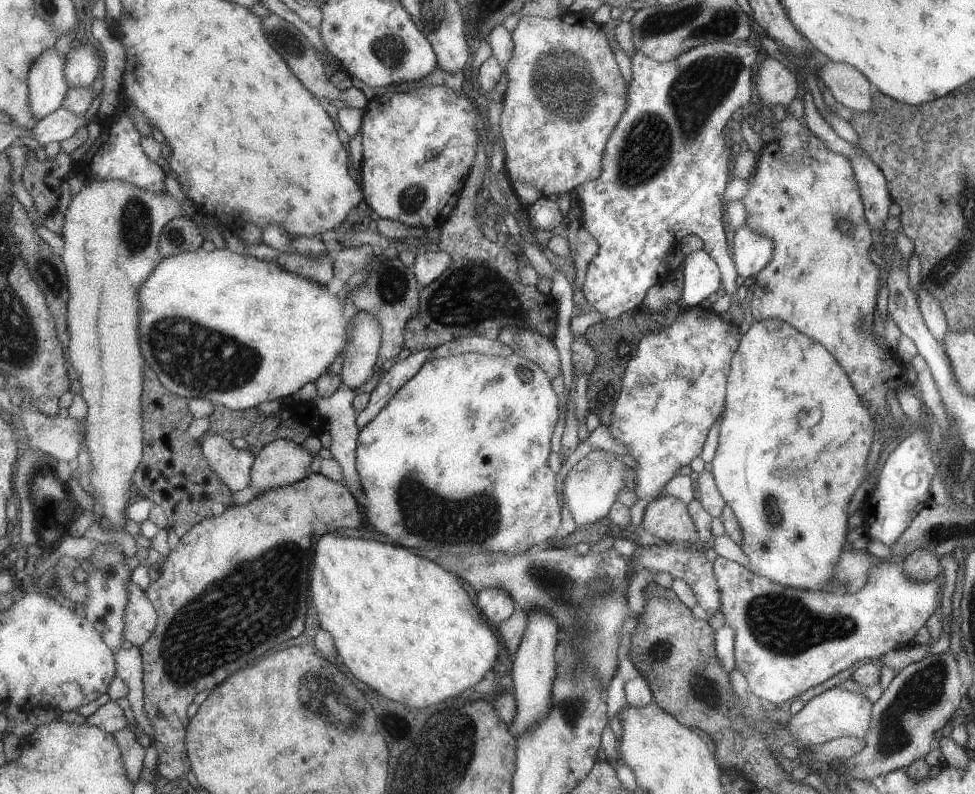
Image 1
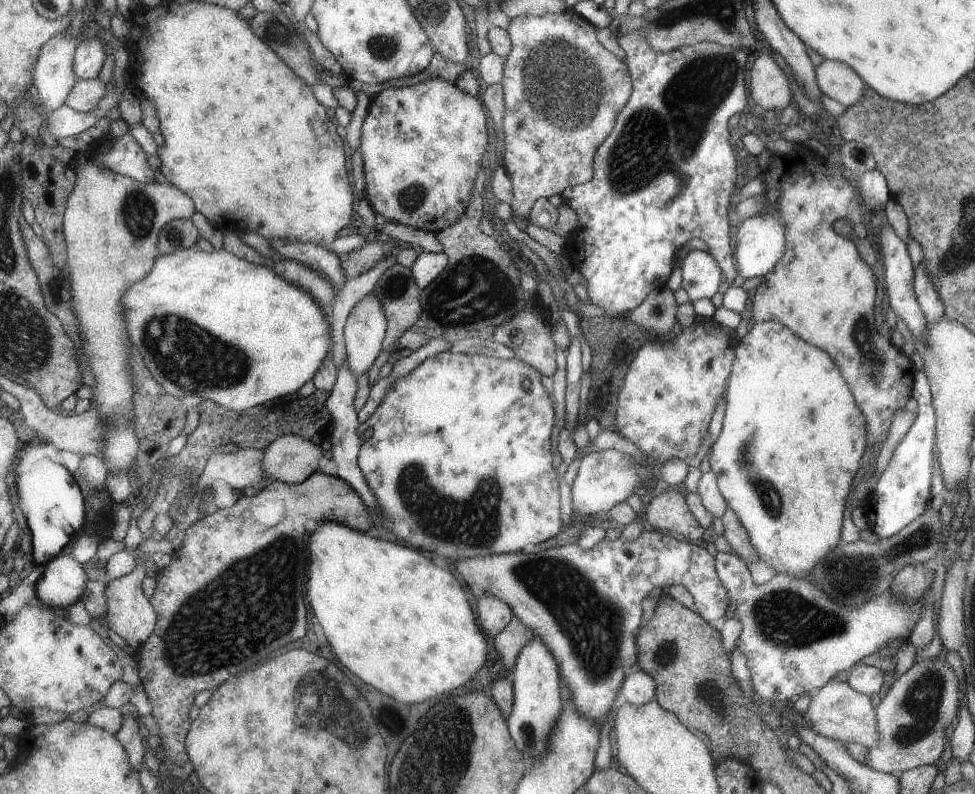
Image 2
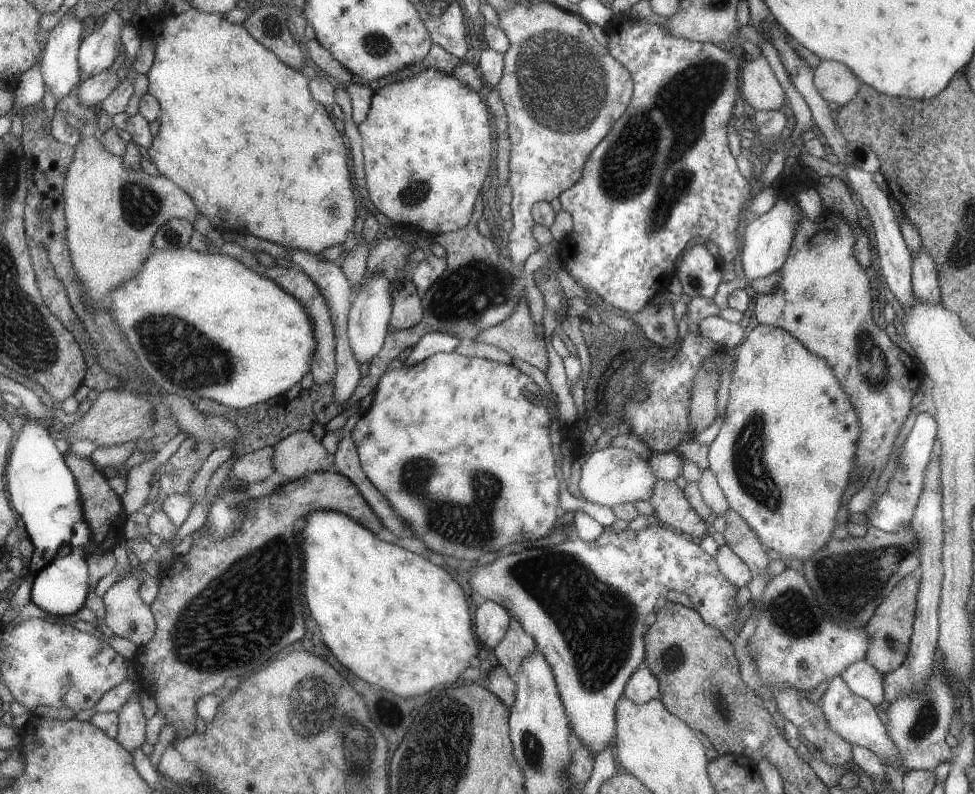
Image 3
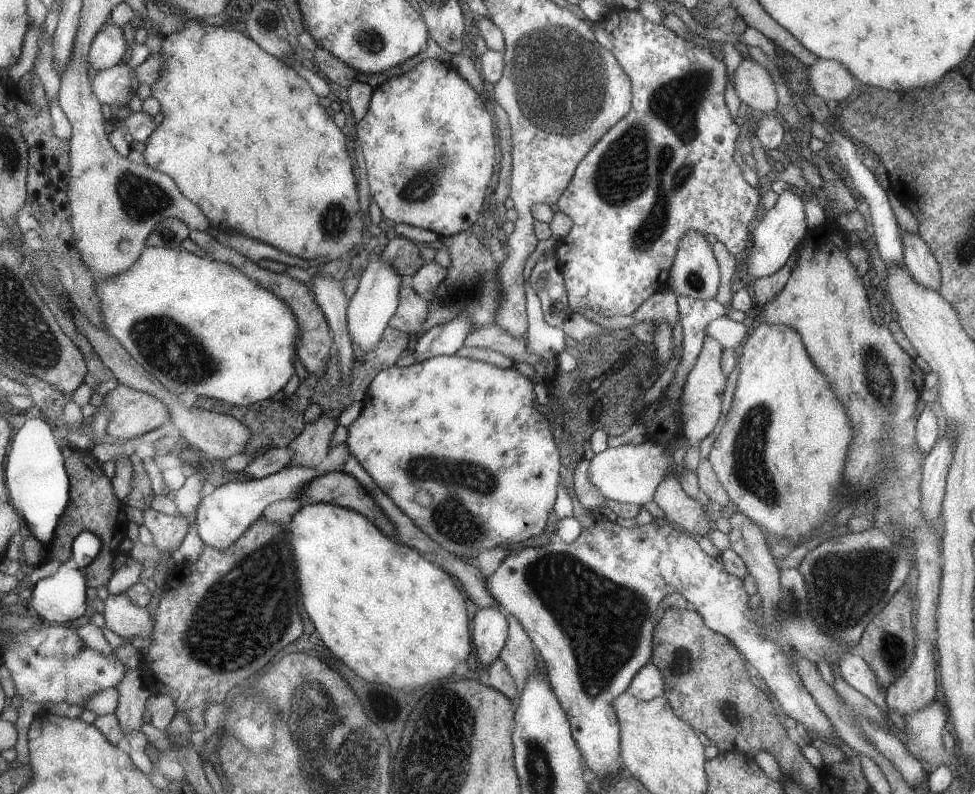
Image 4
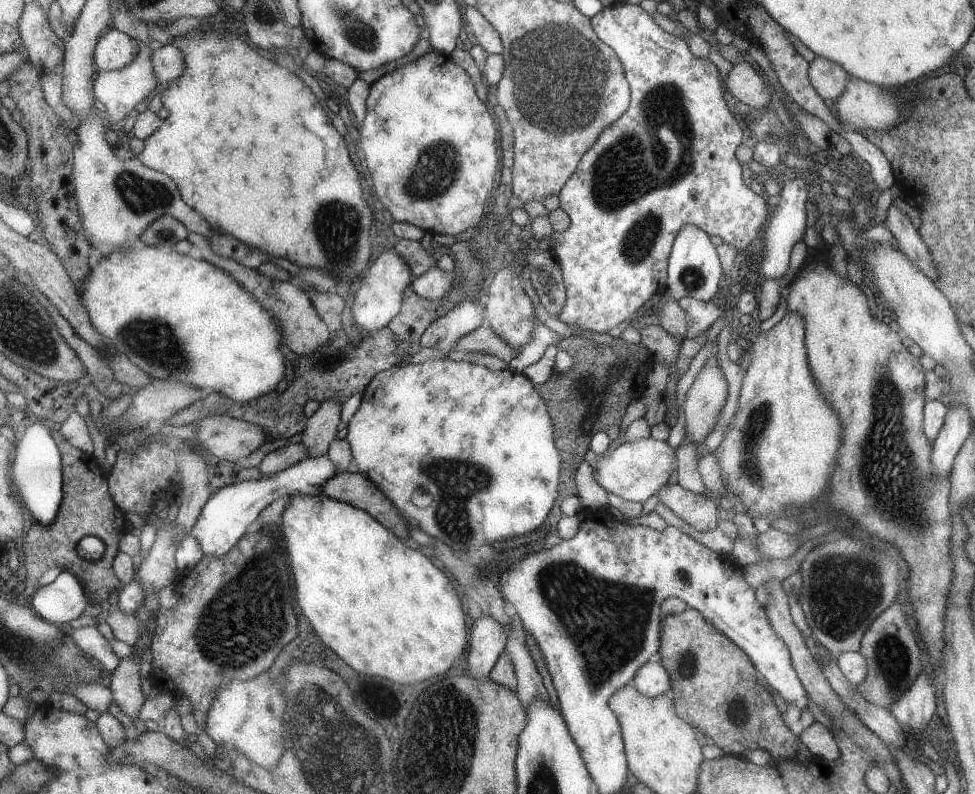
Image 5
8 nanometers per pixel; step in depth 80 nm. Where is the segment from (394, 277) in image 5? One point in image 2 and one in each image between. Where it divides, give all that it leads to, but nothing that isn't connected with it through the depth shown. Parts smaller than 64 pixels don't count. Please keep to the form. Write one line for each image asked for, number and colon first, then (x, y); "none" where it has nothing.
2: (364, 327)
3: (366, 324)
4: (369, 310)

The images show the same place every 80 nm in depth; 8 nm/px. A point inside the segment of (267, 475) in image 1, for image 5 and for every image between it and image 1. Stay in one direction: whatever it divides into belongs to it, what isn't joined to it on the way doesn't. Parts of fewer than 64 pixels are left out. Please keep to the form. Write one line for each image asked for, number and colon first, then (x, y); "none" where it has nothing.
2: (290, 459)
3: (297, 455)
4: (309, 448)
5: (320, 429)

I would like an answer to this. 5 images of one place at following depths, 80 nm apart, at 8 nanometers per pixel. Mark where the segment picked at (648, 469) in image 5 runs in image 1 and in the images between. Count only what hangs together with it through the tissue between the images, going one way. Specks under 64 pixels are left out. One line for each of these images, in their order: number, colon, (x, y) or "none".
1: (590, 487)
2: (606, 477)
3: (610, 476)
4: (628, 473)

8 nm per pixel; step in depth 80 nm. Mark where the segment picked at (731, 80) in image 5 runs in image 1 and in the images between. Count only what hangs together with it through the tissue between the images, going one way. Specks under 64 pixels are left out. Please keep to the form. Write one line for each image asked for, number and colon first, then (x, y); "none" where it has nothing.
1: (775, 84)
2: (769, 90)
3: (761, 91)
4: (752, 84)

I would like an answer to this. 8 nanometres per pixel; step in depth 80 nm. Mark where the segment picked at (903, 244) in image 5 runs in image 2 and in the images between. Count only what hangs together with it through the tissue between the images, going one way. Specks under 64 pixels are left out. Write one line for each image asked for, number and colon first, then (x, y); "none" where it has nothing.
2: (931, 306)
3: (925, 287)
4: (917, 259)

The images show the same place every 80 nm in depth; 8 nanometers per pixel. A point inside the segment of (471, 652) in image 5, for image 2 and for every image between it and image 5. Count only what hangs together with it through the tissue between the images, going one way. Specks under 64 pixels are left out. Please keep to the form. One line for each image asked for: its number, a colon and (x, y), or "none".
2: (493, 615)
3: (491, 621)
4: (488, 624)

